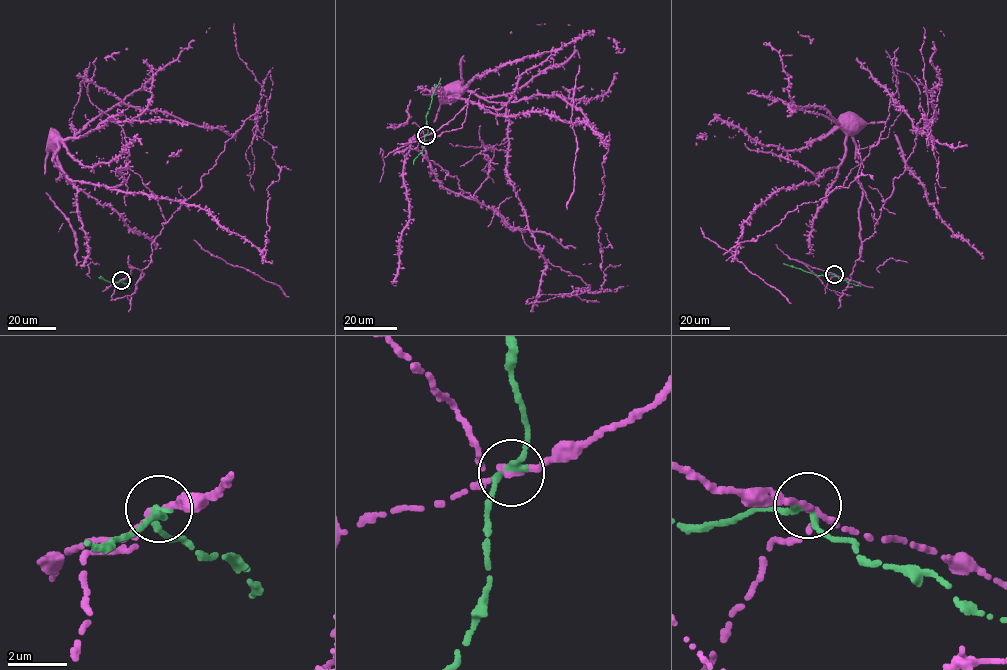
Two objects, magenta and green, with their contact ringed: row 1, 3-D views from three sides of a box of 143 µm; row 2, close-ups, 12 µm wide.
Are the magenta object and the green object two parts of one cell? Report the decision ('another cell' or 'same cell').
another cell

